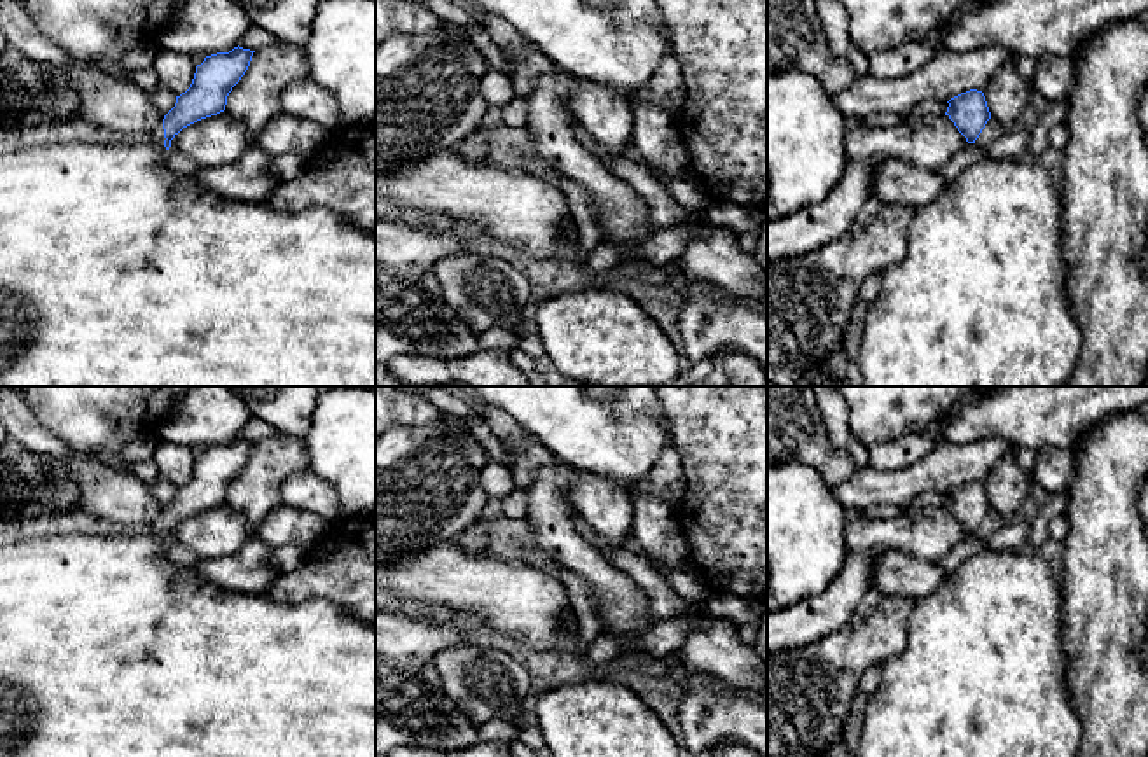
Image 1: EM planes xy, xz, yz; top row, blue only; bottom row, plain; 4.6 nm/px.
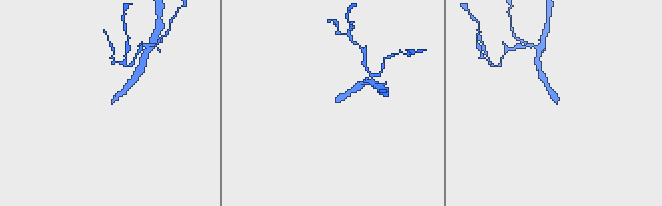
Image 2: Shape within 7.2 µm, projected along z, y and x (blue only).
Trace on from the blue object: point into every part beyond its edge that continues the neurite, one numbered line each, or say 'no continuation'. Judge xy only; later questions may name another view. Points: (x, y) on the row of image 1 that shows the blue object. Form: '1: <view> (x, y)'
1: xy (114, 271)

